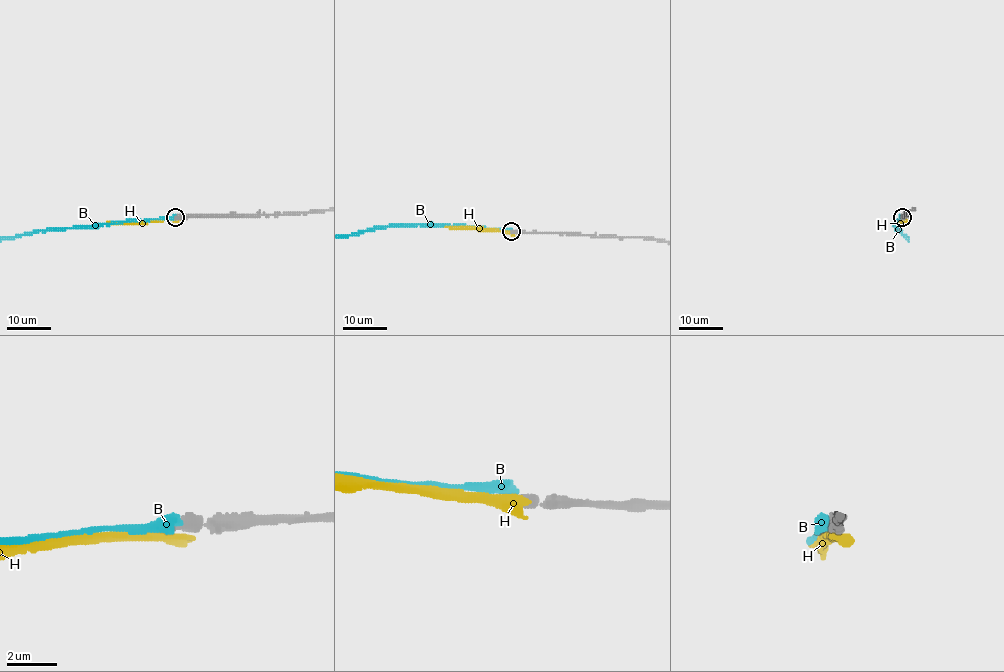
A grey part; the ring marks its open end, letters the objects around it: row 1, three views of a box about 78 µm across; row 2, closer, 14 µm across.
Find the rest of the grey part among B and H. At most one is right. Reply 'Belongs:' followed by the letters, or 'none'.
Belongs: none

